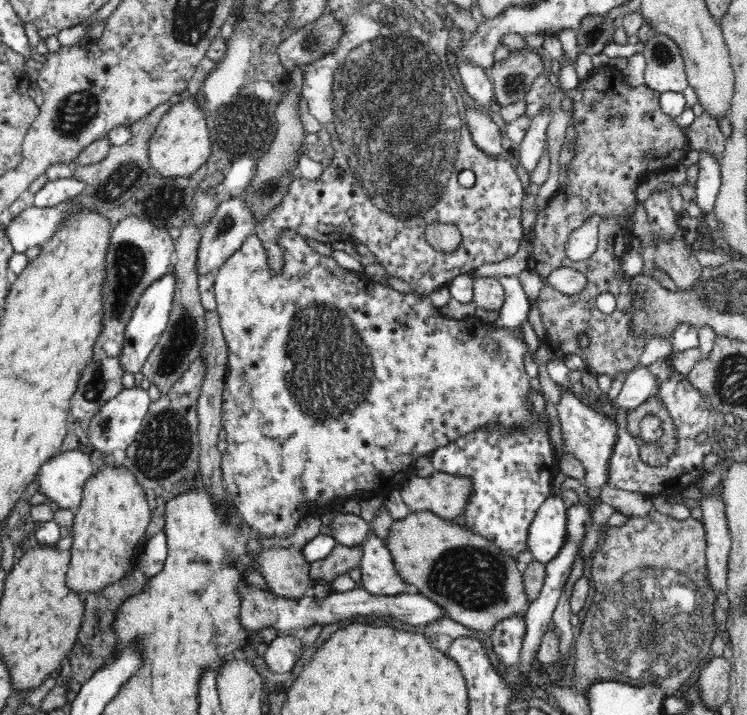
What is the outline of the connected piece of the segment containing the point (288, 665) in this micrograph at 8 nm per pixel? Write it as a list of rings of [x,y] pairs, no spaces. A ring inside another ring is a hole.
[[[294,633],[280,634],[263,655],[266,668],[274,674],[284,674],[294,668],[294,664],[302,656],[300,639]]]

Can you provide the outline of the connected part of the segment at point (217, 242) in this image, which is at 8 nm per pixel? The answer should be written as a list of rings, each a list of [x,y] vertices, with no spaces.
[[[234,194],[226,198],[216,210],[216,214],[210,218],[201,231],[201,241],[197,250],[196,271],[198,277],[215,275],[220,266],[242,246],[246,237],[254,234],[255,224],[252,221],[252,215],[248,213],[248,209],[244,207],[244,198],[240,194]]]

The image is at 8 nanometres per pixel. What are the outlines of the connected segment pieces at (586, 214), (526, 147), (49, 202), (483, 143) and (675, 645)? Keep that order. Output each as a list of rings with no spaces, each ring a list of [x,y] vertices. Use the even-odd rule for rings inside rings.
[[[615,68],[595,70],[583,84],[583,87],[585,89],[582,102],[574,103],[575,123],[570,128],[568,137],[570,139],[573,132],[579,132],[580,139],[575,148],[578,154],[576,159],[568,164],[569,175],[566,180],[563,180],[566,184],[558,188],[546,209],[537,216],[530,234],[532,247],[527,256],[527,268],[538,273],[546,283],[535,306],[540,311],[547,331],[546,338],[555,351],[555,356],[560,359],[576,354],[586,361],[587,367],[597,376],[605,374],[611,379],[611,382],[614,382],[618,374],[627,377],[632,371],[641,367],[640,358],[642,358],[644,348],[646,348],[646,335],[636,333],[632,329],[632,320],[634,320],[632,278],[628,277],[622,269],[623,256],[629,250],[629,244],[635,234],[633,232],[634,215],[635,207],[638,205],[636,188],[638,188],[639,182],[644,176],[663,173],[666,168],[673,168],[681,163],[689,148],[688,139],[686,139],[683,129],[674,125],[672,117],[666,116],[660,110],[660,92],[648,88],[646,84],[630,88],[625,83],[623,74]],[[592,214],[598,214],[602,219],[598,232],[598,248],[588,260],[574,262],[565,253],[565,242],[568,240],[570,233],[582,226],[584,220],[590,218]],[[562,266],[573,268],[586,277],[586,286],[580,292],[568,295],[547,284],[550,274],[557,268],[562,268]],[[604,292],[610,292],[616,298],[616,309],[610,314],[604,314],[596,307],[596,297],[604,294]],[[580,332],[586,332],[591,338],[591,345],[586,351],[580,351],[580,348],[576,345],[576,336]]]
[[[544,110],[531,121],[529,131],[524,136],[521,144],[517,147],[520,151],[519,160],[522,170],[528,175],[532,175],[538,167],[542,154],[547,145],[546,128],[552,118],[549,110]]]
[[[74,178],[47,182],[35,195],[33,208],[50,209],[58,204],[68,202],[70,198],[78,196],[83,184]]]
[[[469,110],[466,114],[467,130],[472,136],[474,147],[484,153],[488,159],[498,159],[505,143],[501,139],[500,129],[488,117],[484,110]]]
[[[654,510],[646,518],[630,518],[620,527],[609,527],[606,532],[602,533],[602,536],[604,536],[605,542],[600,550],[592,556],[592,562],[590,562],[596,594],[587,612],[586,620],[582,622],[584,623],[582,632],[576,636],[576,658],[574,658],[574,667],[569,688],[574,693],[584,696],[587,699],[592,684],[612,681],[614,683],[628,683],[628,685],[638,688],[647,685],[656,685],[656,687],[660,688],[665,698],[679,697],[680,692],[684,692],[684,688],[688,688],[688,680],[692,680],[694,670],[698,668],[704,658],[708,658],[708,650],[711,650],[713,639],[719,634],[714,626],[712,614],[717,605],[716,596],[711,589],[707,575],[706,548],[708,541],[706,541],[706,529],[703,523],[692,519],[692,517],[688,518],[688,520],[677,522],[673,518],[666,517],[657,510]]]

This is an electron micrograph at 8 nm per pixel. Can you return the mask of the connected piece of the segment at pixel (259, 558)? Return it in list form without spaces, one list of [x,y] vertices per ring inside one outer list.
[[[279,548],[277,550],[261,550],[256,553],[256,570],[265,578],[268,586],[275,596],[285,598],[286,600],[302,600],[307,596],[312,585],[309,576],[310,564],[303,560],[301,553],[292,555],[287,549]]]

